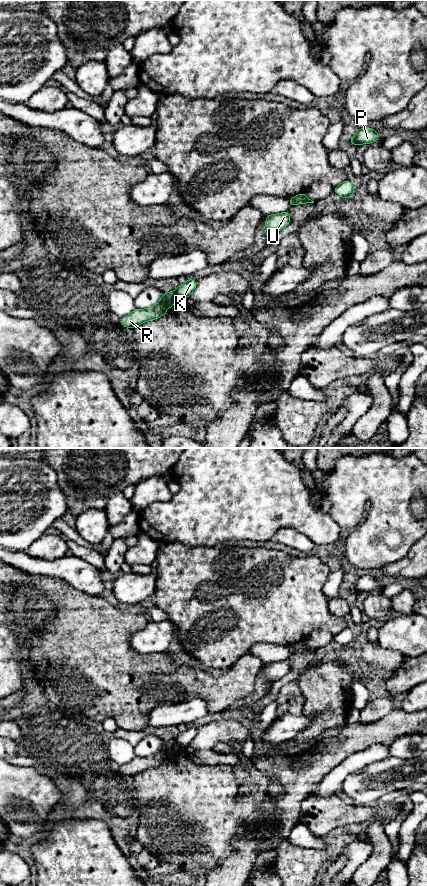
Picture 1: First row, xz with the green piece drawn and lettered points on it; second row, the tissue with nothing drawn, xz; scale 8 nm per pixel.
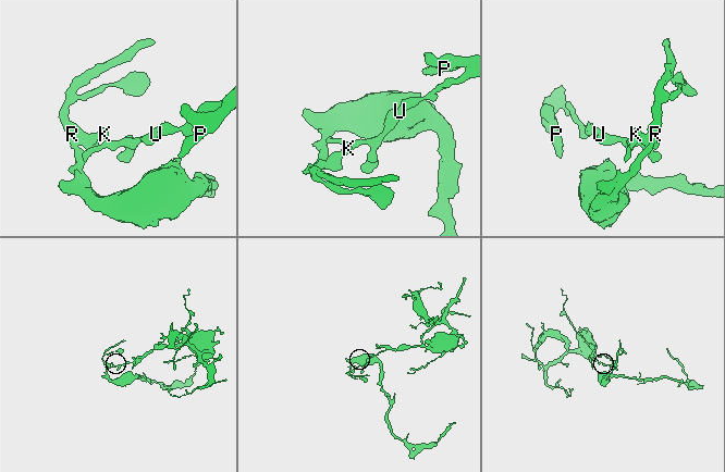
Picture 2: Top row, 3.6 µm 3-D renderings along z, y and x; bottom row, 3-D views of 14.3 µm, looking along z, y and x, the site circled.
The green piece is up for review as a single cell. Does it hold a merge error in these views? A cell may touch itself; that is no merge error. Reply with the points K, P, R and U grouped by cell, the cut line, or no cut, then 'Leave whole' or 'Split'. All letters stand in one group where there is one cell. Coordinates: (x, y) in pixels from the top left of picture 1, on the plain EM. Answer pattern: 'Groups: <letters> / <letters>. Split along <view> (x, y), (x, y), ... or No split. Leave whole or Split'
Groups: K P U / R. Split along xz (175, 738), (180, 745). Split

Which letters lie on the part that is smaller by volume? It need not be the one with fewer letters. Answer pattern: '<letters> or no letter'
R

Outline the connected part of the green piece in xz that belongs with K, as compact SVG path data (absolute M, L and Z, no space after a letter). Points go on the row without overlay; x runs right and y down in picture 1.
M188 726L187 729L184 732L179 733L175 739L180 746L184 747L190 745L192 740L195 738L196 734L197 734L197 729Z

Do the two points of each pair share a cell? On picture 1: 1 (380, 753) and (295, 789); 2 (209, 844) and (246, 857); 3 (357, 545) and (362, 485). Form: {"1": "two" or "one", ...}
{"1": "two", "2": "two", "3": "one"}

